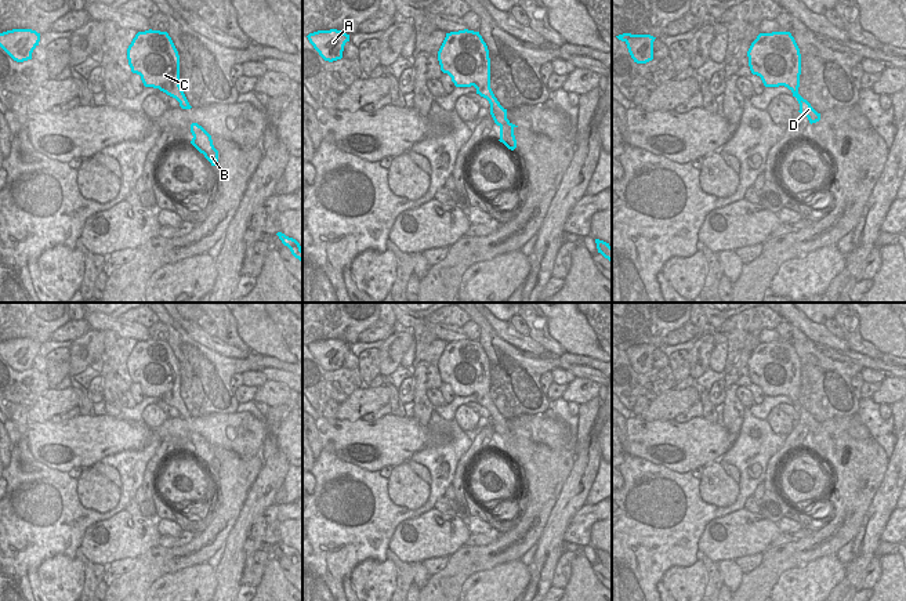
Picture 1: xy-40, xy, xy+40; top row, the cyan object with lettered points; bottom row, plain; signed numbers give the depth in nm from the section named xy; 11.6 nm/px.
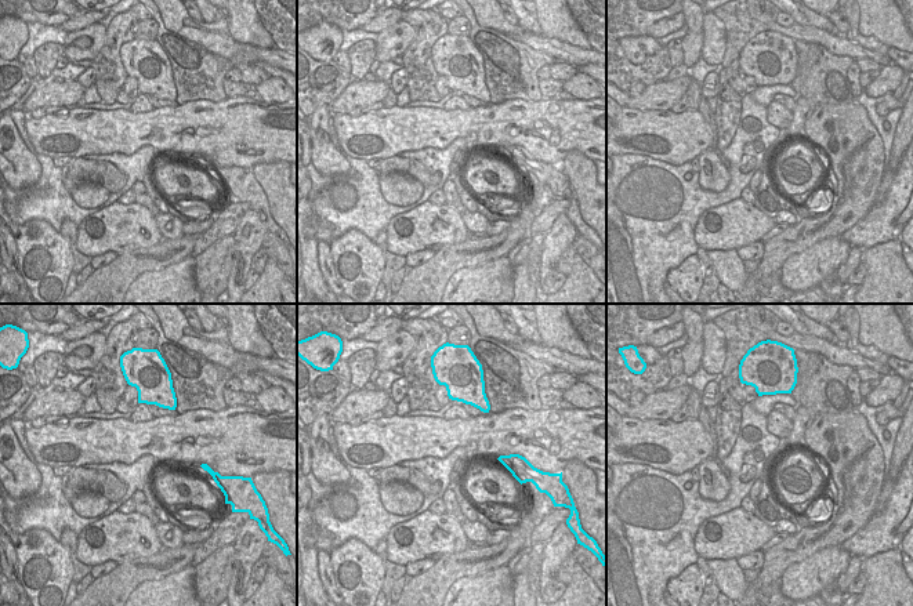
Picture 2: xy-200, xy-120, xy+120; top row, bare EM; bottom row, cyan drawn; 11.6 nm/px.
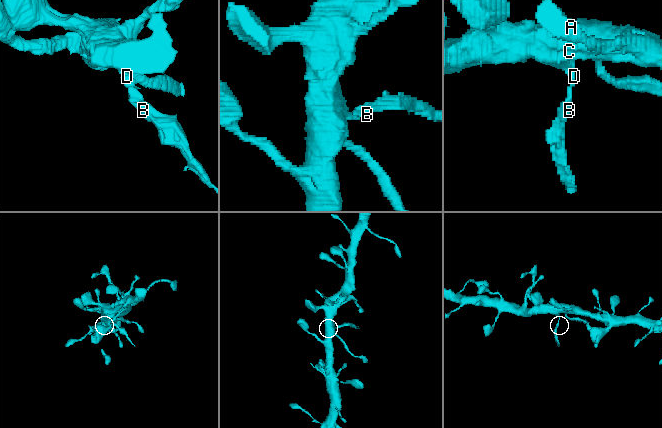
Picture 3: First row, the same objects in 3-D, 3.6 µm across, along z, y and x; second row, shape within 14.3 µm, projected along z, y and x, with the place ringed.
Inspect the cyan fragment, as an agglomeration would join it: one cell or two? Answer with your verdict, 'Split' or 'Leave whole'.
Leave whole.

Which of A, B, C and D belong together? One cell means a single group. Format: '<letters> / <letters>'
A B C D

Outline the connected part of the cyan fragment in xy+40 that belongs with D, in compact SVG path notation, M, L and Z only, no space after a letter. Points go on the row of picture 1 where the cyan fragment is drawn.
M790 32L760 33L747 57L751 73L760 76L765 87L787 87L800 104L798 112L811 124L820 120L820 113L798 94L801 54Z

